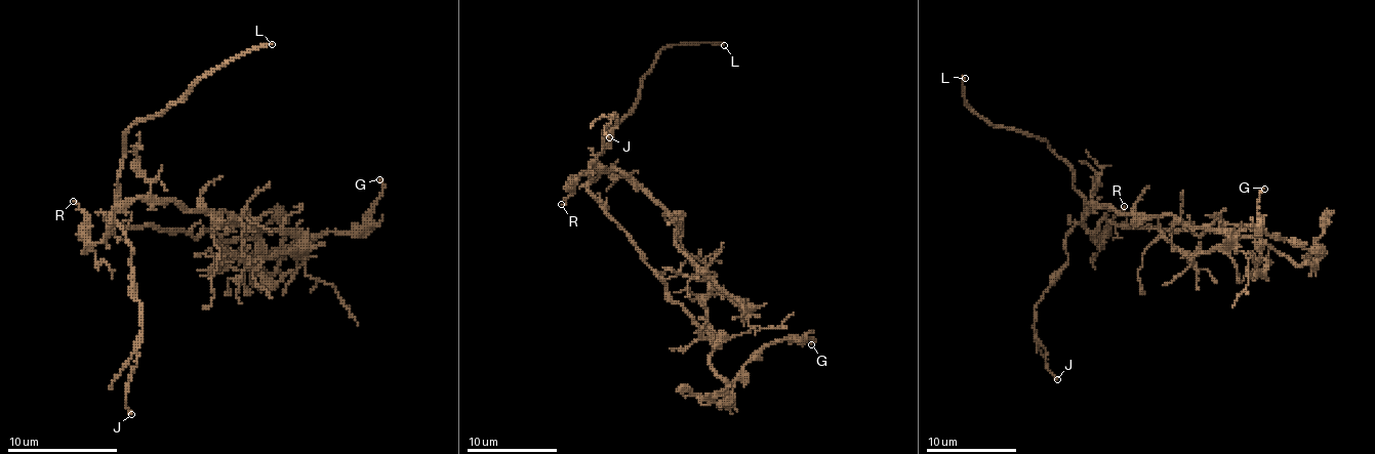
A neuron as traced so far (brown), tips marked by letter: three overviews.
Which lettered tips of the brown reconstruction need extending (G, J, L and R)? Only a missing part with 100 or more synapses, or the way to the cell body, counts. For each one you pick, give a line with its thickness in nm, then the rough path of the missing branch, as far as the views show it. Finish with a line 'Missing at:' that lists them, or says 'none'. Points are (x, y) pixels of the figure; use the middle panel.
L: Thickness 180 nm
Missing at: L

